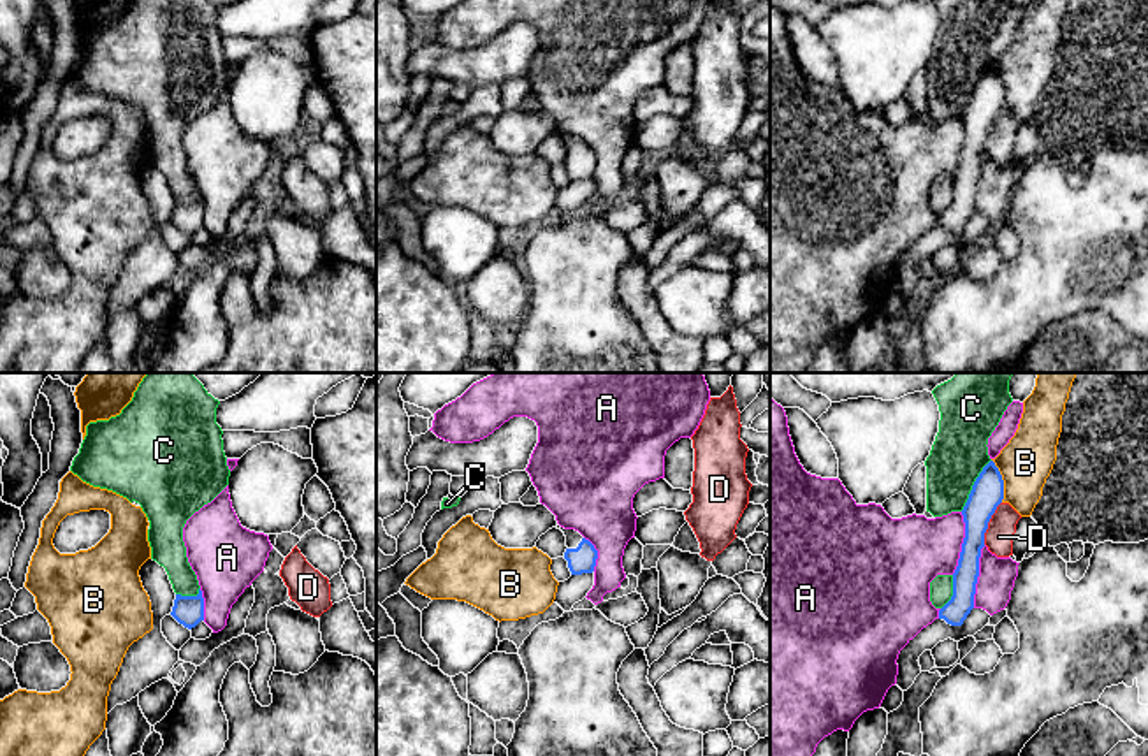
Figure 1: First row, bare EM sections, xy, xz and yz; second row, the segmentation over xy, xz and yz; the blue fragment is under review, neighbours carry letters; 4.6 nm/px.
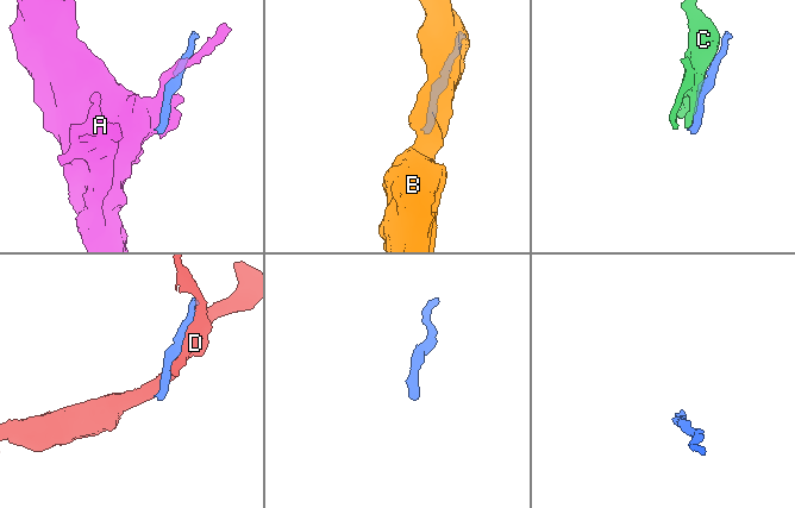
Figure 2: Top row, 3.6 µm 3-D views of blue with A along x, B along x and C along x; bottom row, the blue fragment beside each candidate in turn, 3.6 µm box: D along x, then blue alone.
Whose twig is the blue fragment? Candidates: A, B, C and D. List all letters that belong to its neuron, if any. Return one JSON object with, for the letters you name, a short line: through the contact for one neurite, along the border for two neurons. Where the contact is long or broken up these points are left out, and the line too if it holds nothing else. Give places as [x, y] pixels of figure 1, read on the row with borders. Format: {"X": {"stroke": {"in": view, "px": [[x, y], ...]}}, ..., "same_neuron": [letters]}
{"same_neuron": []}

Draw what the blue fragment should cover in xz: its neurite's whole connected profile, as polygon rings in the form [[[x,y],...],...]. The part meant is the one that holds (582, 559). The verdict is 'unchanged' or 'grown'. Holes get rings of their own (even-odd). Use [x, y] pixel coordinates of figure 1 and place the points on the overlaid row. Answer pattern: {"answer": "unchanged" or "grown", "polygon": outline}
{"answer": "grown", "polygon": [[[559,524],[556,527],[566,536],[564,559],[571,575],[592,573],[598,559],[594,545],[575,529],[564,529]]]}

